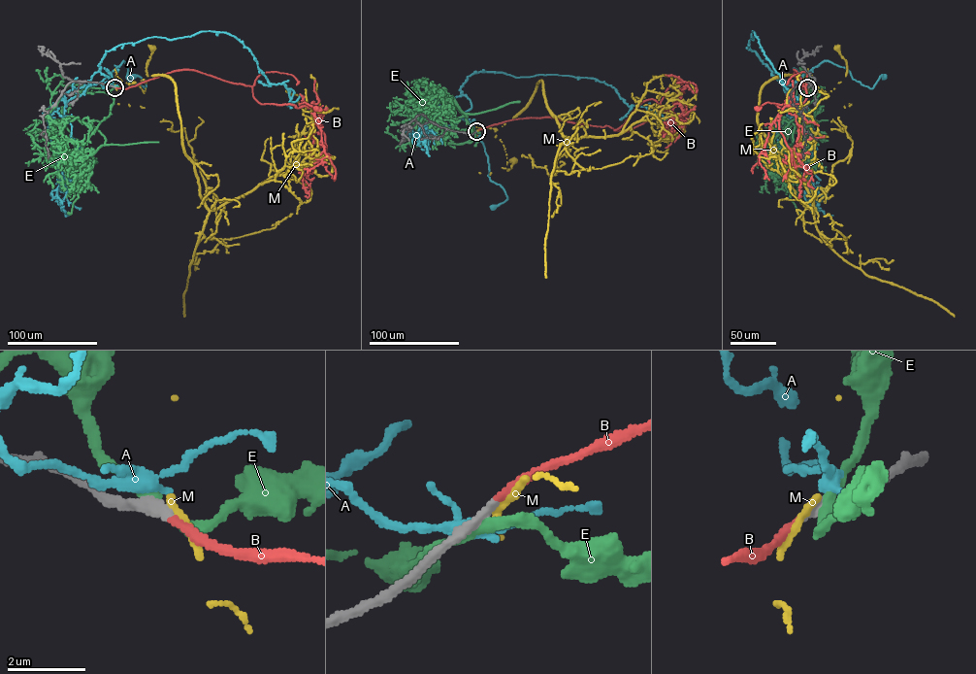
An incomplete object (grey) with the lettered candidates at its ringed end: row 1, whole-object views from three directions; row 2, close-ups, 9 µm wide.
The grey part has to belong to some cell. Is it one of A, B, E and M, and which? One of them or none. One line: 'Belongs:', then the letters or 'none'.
Belongs: B

